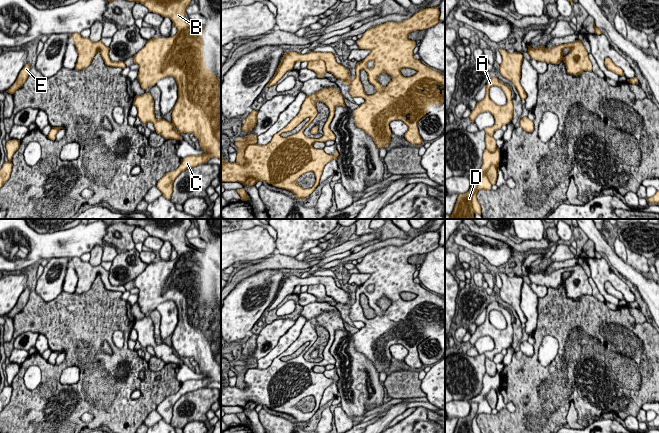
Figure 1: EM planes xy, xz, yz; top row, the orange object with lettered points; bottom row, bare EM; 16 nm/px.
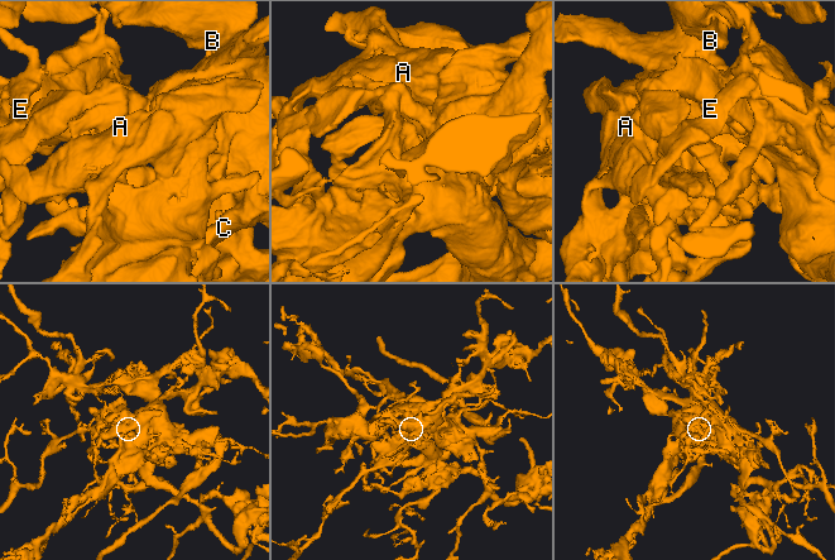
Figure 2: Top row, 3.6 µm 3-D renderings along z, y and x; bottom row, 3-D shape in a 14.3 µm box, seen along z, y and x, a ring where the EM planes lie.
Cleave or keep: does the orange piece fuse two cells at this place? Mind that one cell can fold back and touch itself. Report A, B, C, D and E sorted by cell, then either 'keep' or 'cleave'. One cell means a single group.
A B C / D E | cleave

